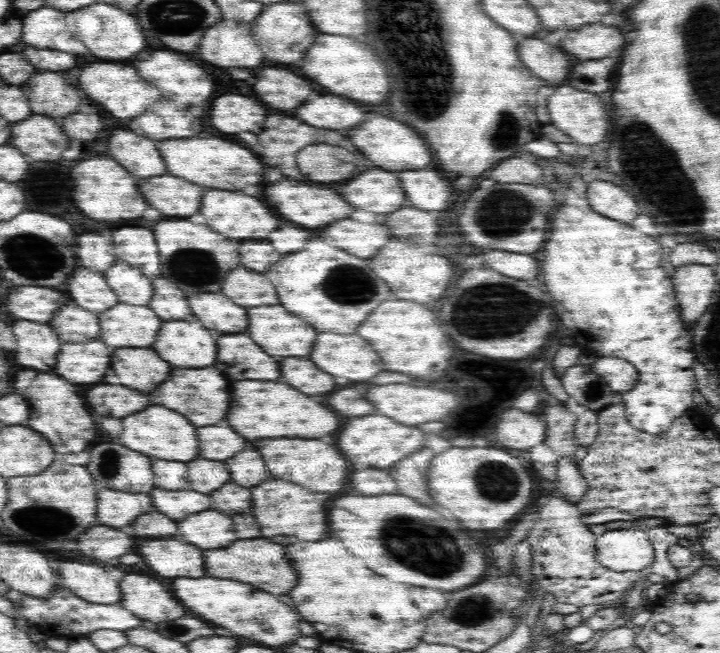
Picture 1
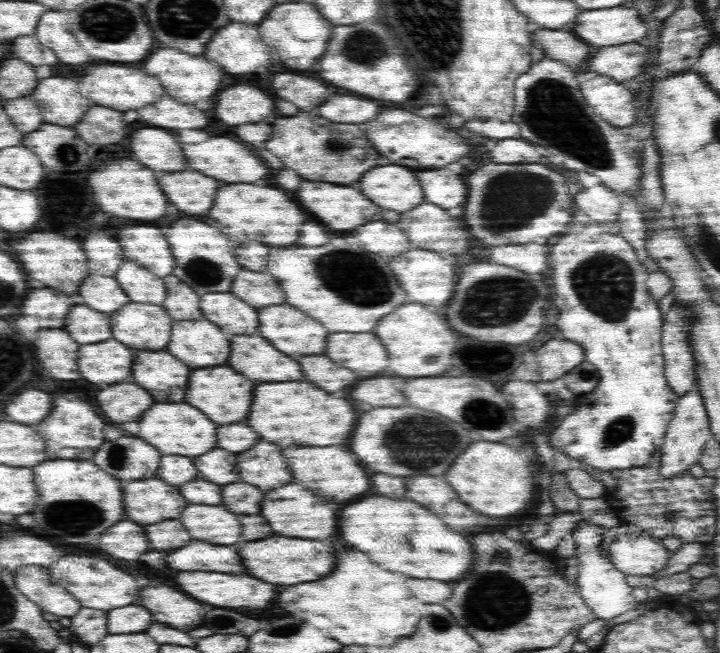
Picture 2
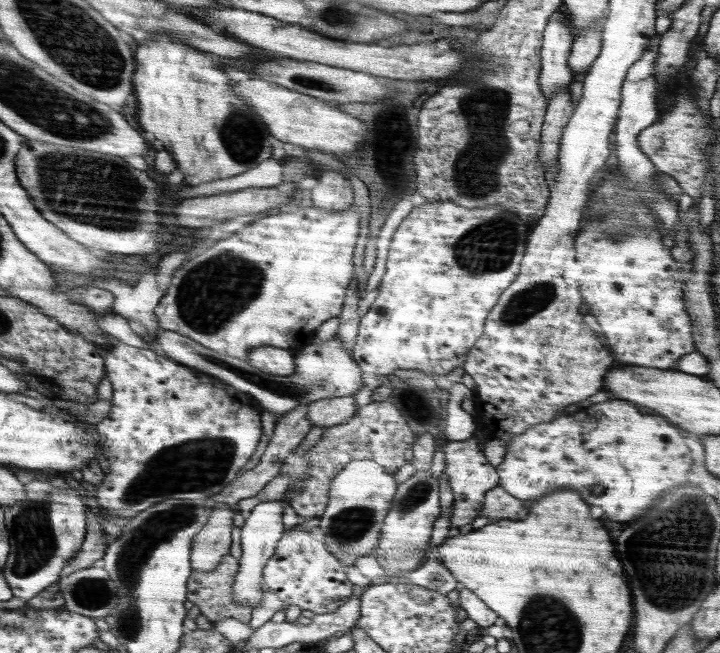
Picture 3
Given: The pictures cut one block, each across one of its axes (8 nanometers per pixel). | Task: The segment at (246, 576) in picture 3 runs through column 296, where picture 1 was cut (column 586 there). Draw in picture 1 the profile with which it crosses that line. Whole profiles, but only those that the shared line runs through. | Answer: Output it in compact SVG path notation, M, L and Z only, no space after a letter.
M562 457L557 466L556 488L562 494L562 498L578 504L588 491L588 484L581 474L579 465L574 457Z

